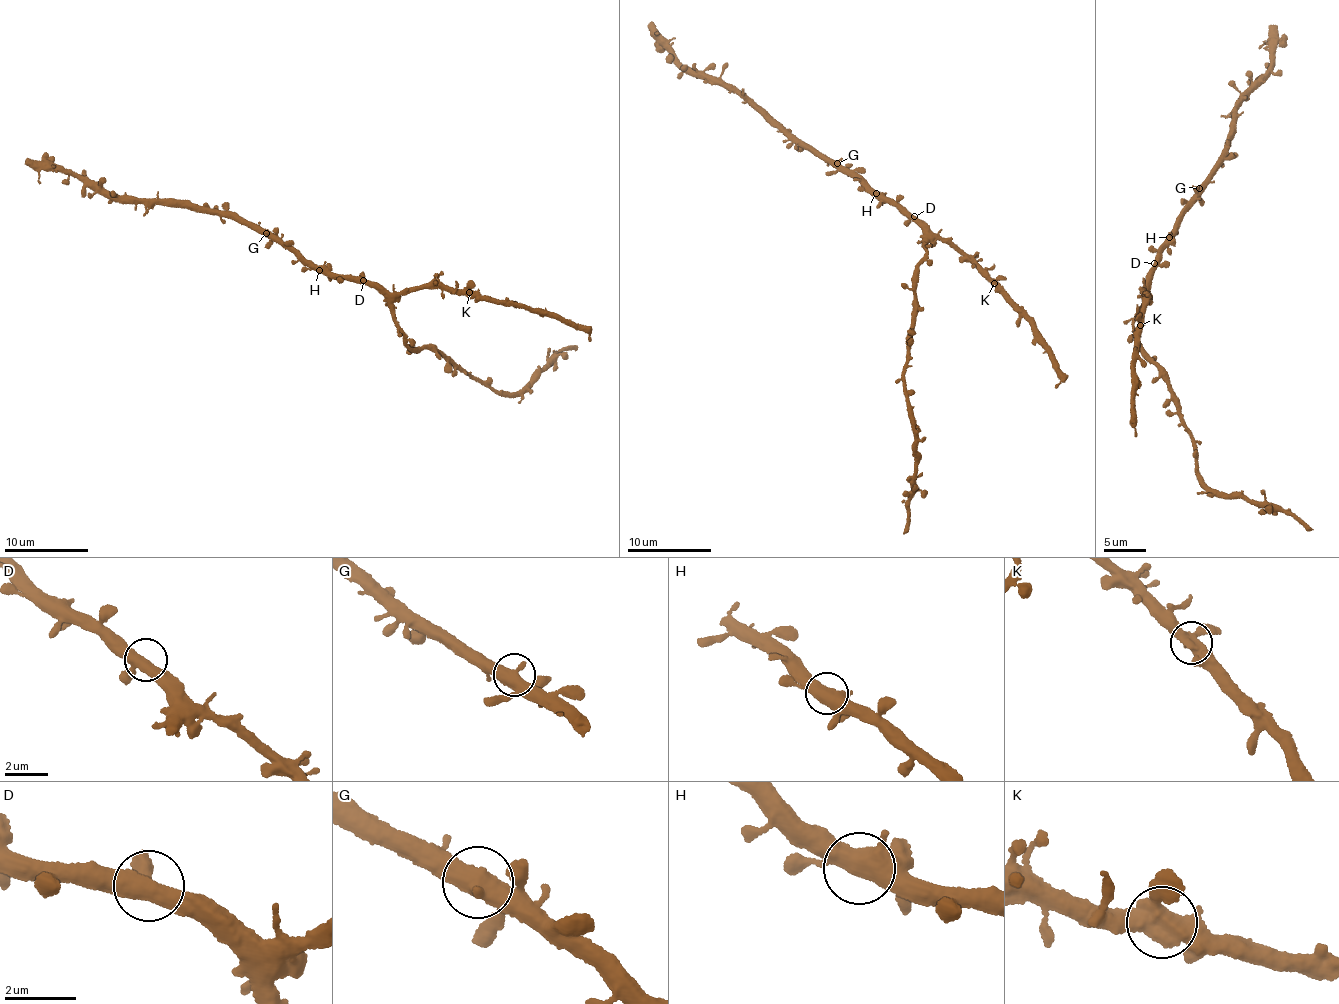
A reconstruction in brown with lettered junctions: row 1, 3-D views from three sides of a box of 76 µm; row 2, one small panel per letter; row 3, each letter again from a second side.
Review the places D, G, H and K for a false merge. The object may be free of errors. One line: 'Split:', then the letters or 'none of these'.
Split: none of these

